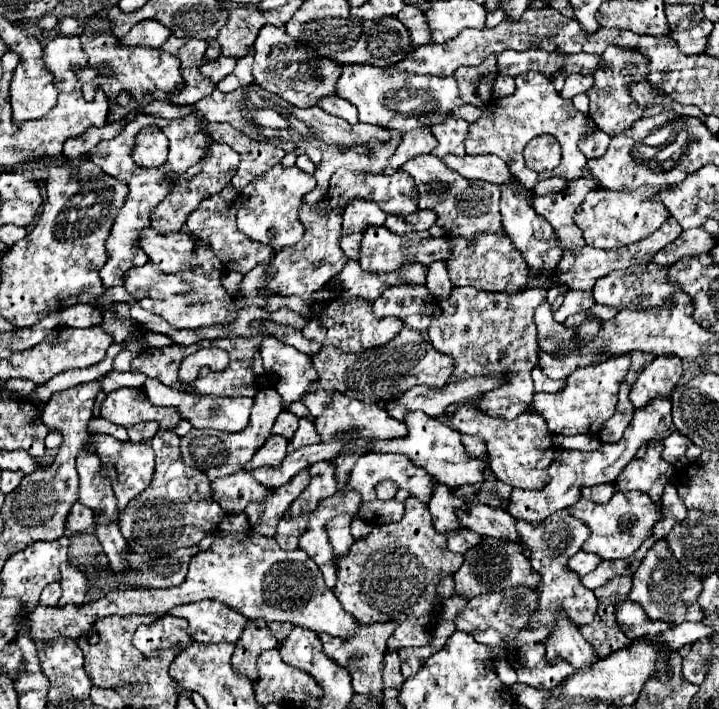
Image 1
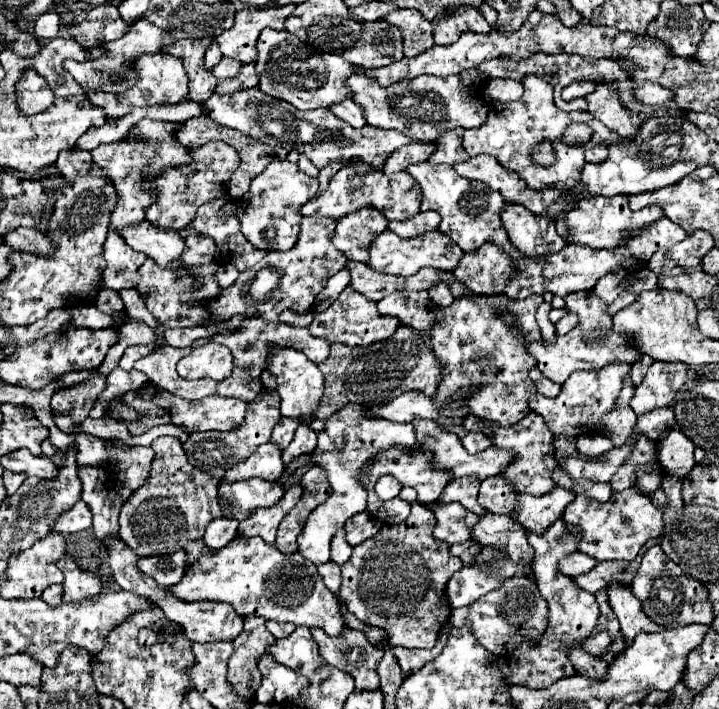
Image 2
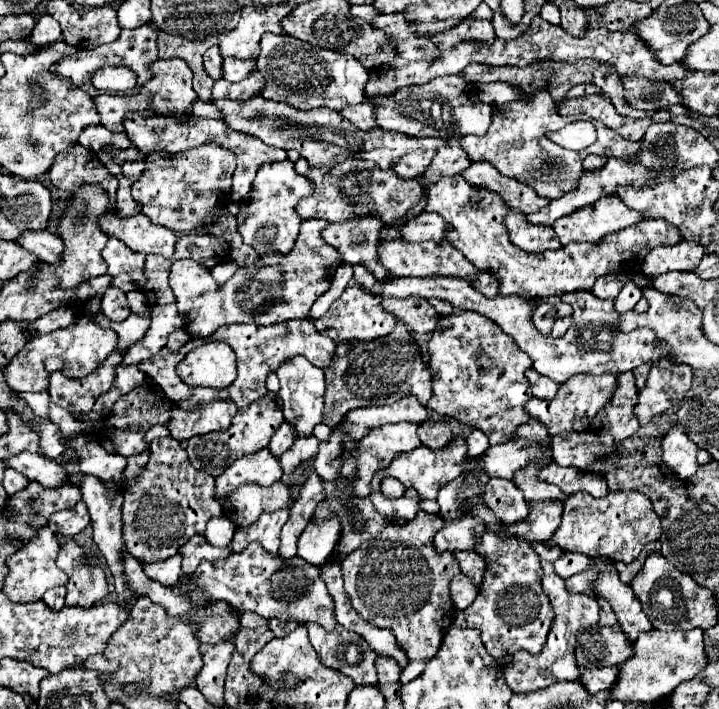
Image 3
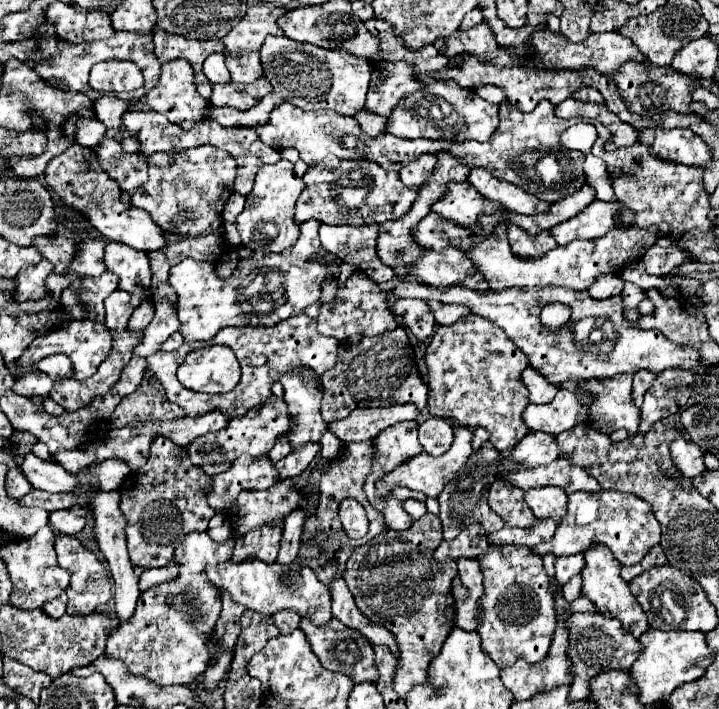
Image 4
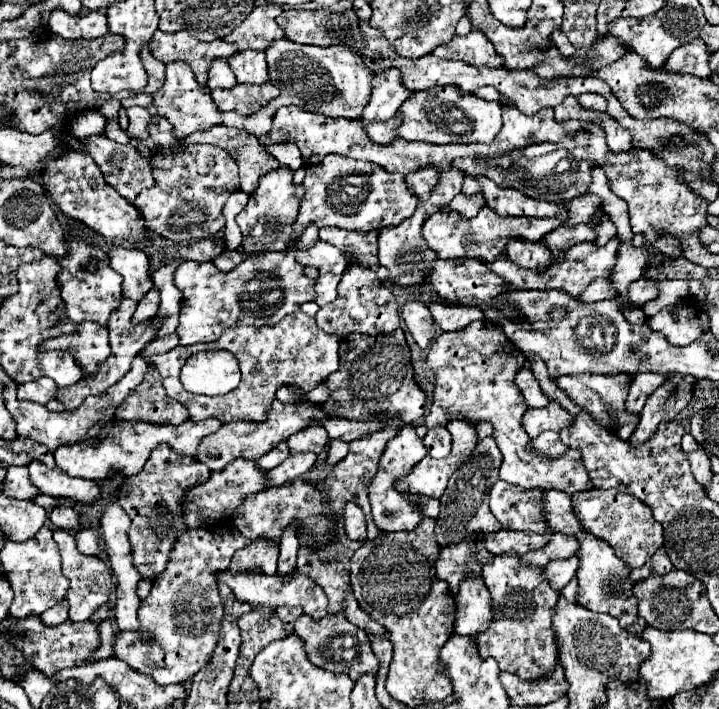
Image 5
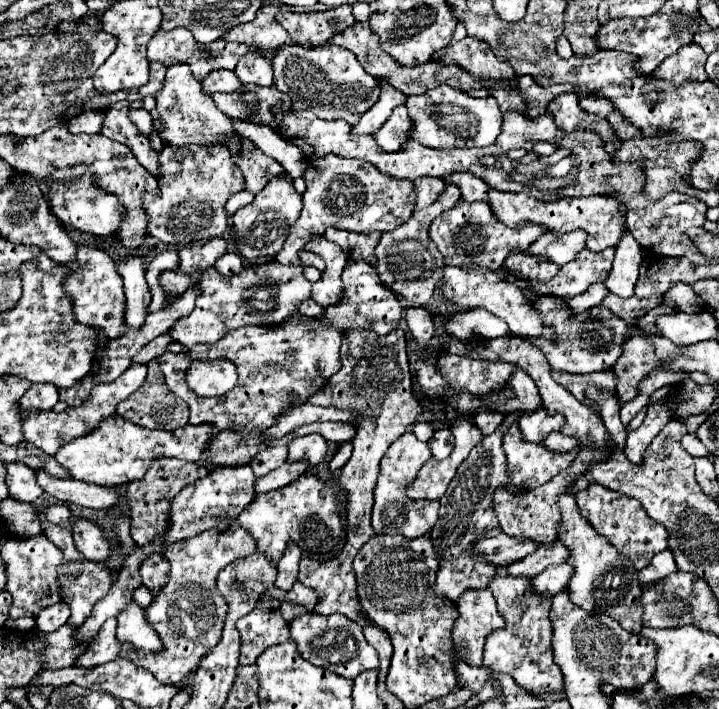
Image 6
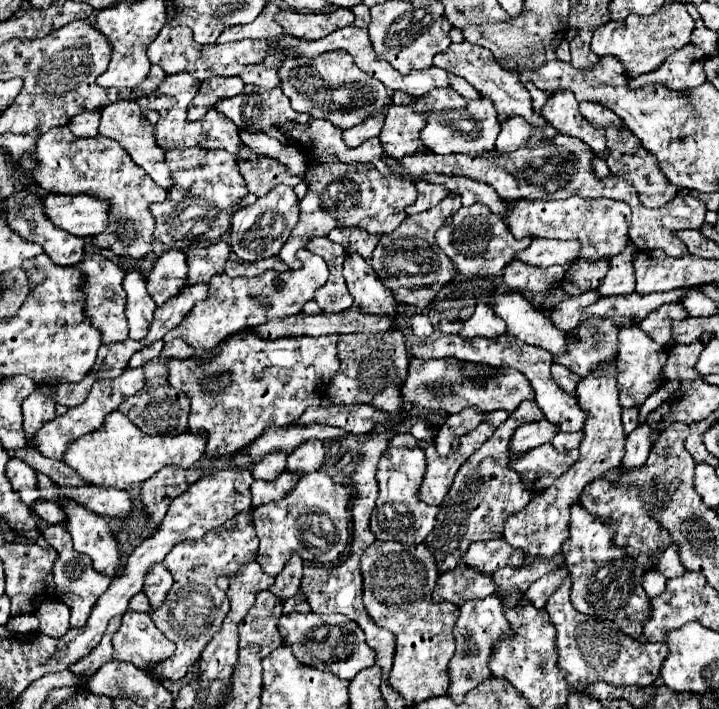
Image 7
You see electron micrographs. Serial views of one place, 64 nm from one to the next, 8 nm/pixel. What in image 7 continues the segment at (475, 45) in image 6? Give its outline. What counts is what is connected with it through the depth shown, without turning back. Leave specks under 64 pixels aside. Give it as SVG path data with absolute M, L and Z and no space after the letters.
M460 42L460 44L450 44L446 52L442 54L436 54L434 56L434 66L438 68L444 68L456 76L462 76L464 80L468 80L482 96L490 98L498 110L498 118L504 120L508 116L522 116L526 118L526 122L530 124L536 124L536 126L544 126L544 118L542 116L536 116L532 112L532 100L528 96L528 90L524 88L524 84L518 80L518 74L514 70L506 70L502 68L496 58L492 56L492 52L488 48L482 48L478 44L470 44L470 42Z

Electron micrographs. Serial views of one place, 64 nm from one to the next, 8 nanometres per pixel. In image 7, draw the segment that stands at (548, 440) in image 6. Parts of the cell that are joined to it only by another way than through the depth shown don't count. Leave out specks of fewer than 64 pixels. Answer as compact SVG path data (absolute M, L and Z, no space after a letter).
M558 432L552 440L552 446L558 450L558 452L568 452L568 450L574 450L580 446L580 440L582 440L584 432L572 432L572 434L566 434L566 432Z

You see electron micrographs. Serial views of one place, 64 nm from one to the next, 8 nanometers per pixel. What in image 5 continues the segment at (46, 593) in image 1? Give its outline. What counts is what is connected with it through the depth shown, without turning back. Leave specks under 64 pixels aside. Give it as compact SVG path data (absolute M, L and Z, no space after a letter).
M64 598L64 600L56 602L56 606L42 612L40 618L44 620L44 624L60 624L60 622L64 622L68 618L68 600Z

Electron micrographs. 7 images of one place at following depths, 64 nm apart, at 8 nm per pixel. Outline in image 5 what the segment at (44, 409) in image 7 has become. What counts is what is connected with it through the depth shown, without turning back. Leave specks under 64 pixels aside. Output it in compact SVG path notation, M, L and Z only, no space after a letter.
M36 378L16 388L16 394L20 400L32 400L38 404L46 404L48 400L52 400L54 392L56 392L56 384L52 384L52 380L48 378Z

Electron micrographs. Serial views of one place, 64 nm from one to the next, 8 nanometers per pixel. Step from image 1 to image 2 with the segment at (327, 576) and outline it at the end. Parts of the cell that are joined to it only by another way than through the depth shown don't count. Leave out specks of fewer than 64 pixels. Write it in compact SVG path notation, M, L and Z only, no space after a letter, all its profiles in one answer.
M326 562L326 564L320 564L318 566L318 572L324 578L326 588L332 594L336 594L338 588L340 588L340 566L336 566L336 562Z

